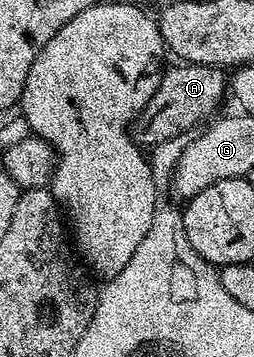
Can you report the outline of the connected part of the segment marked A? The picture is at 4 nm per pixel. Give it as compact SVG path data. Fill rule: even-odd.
M185 62L175 65L175 68L167 67L163 71L160 86L156 86L156 94L152 94L144 110L133 122L132 135L140 146L153 146L193 133L199 125L211 119L210 114L217 110L218 103L228 96L228 76L223 69Z

